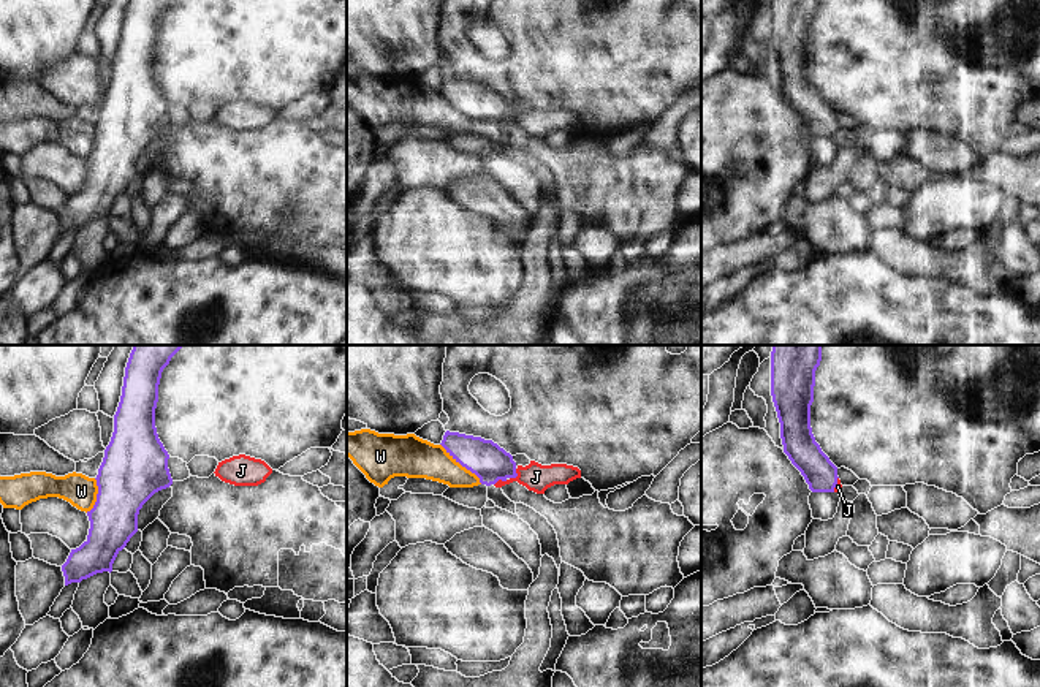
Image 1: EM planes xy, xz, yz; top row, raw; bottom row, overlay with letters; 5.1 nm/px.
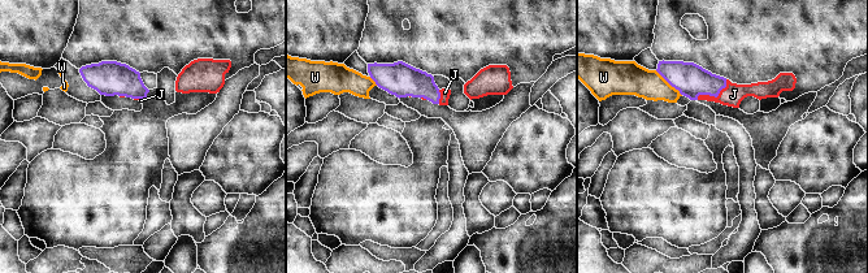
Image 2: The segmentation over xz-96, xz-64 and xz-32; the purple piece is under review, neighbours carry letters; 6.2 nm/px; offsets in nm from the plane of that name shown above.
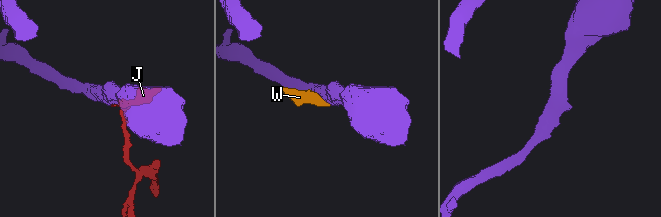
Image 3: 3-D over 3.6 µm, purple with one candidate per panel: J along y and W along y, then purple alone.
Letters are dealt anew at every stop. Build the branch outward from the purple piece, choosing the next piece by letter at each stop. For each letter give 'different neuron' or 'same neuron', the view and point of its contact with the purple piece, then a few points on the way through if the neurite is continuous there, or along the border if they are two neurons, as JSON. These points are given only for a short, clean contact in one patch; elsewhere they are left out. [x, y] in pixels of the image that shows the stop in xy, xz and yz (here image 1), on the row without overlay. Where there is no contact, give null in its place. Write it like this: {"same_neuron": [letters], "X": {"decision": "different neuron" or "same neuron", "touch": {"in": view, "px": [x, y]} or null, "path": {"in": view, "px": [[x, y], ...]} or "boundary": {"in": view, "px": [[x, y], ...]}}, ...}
{"same_neuron": ["J"], "J": {"decision": "same neuron", "touch": {"in": "xz", "px": [516, 121]}, "path": {"in": "xz", "px": [[486, 105], [516, 121], [535, 122]]}}, "W": {"decision": "different neuron", "touch": {"in": "xz", "px": [463, 111]}, "boundary": {"in": "xz", "px": [[440, 89], [482, 129]]}}}

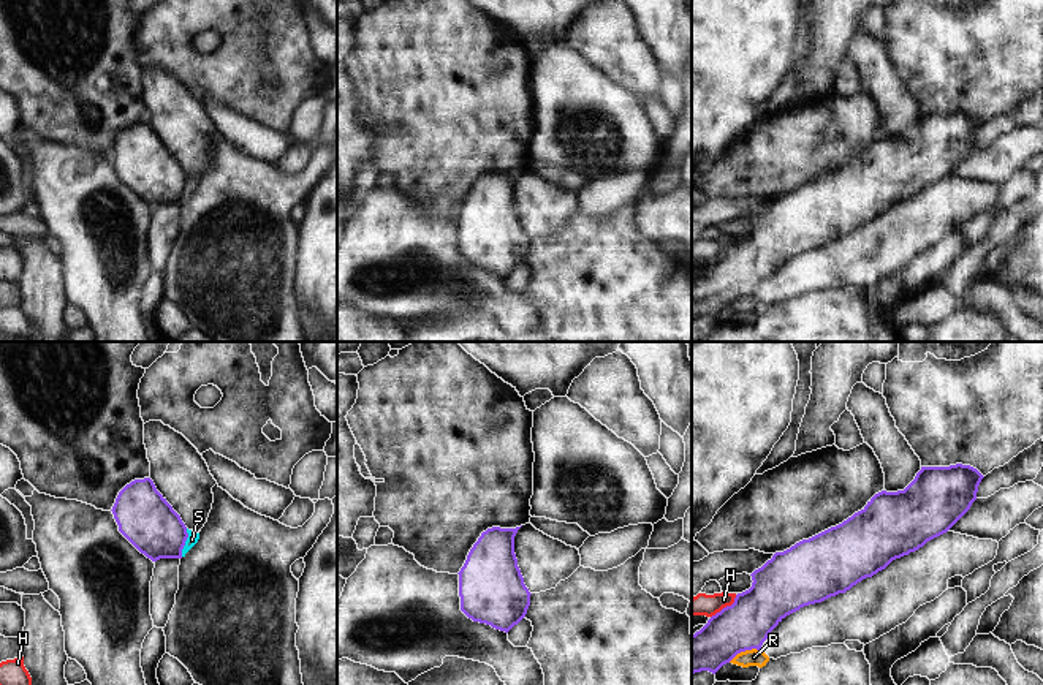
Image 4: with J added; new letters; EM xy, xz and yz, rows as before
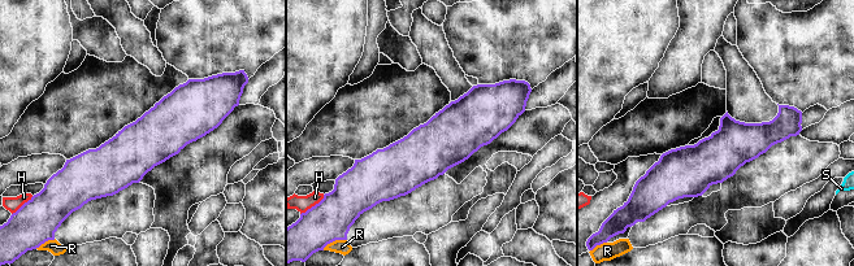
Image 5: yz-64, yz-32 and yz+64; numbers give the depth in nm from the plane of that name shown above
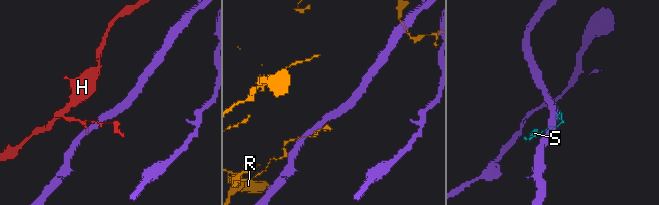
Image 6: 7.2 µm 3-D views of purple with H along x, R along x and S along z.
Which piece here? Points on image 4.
{"same_neuron": [], "H": {"decision": "different neuron", "touch": {"in": "yz", "px": [727, 252]}, "boundary": {"in": "yz", "px": [[736, 241], [730, 250], [711, 263]]}}, "R": {"decision": "different neuron", "touch": {"in": "yz", "px": [743, 296]}}, "S": {"decision": "different neuron", "touch": {"in": "xy", "px": [184, 189]}, "boundary": {"in": "xy", "px": [[187, 174], [181, 201]]}}}

